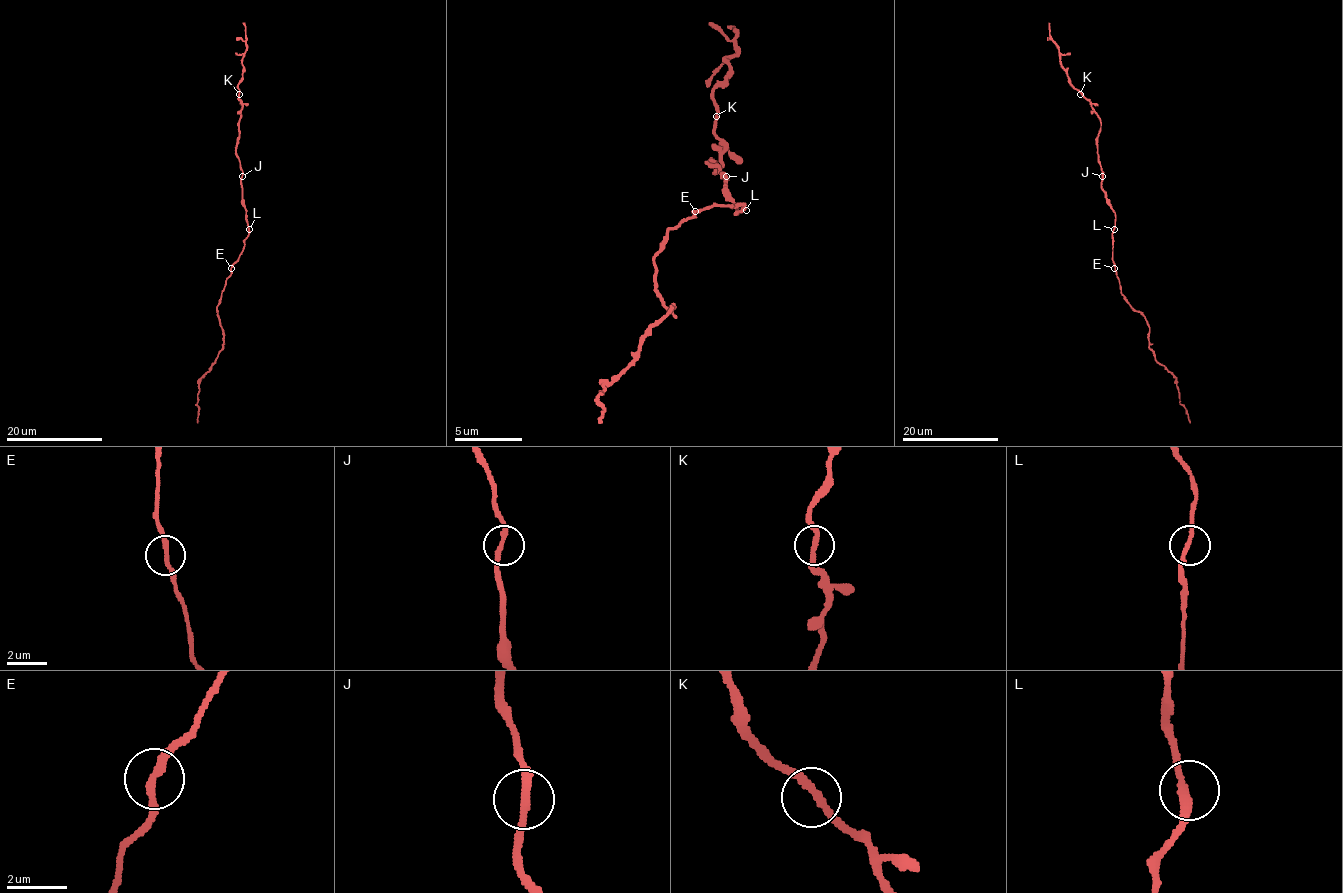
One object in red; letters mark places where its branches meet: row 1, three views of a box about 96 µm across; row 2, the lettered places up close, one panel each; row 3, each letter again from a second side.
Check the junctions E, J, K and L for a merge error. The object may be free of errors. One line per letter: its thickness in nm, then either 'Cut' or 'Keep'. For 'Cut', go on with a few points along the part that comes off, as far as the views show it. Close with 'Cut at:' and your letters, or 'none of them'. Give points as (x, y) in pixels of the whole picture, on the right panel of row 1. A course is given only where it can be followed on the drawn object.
E: Thickness 240 nm. Keep
J: Thickness 240 nm. Keep
K: Thickness 240 nm. Keep
L: Thickness 220 nm. Keep
Cut at: none of them

